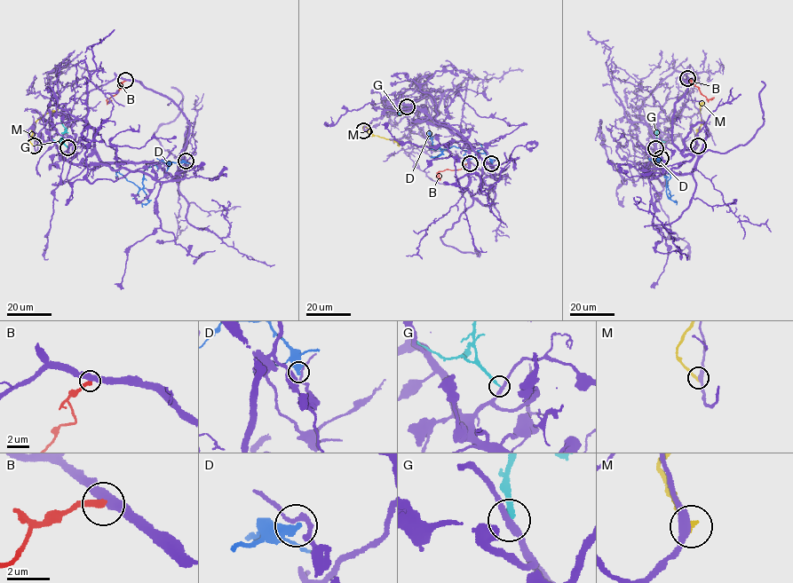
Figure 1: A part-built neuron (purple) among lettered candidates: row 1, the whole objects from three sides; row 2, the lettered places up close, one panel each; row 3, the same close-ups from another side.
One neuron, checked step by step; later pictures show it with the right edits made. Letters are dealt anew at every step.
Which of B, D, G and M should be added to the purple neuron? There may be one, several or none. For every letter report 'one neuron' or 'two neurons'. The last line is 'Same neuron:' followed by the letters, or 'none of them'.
B: two neurons
D: two neurons
G: two neurons
M: two neurons
Same neuron: none of them

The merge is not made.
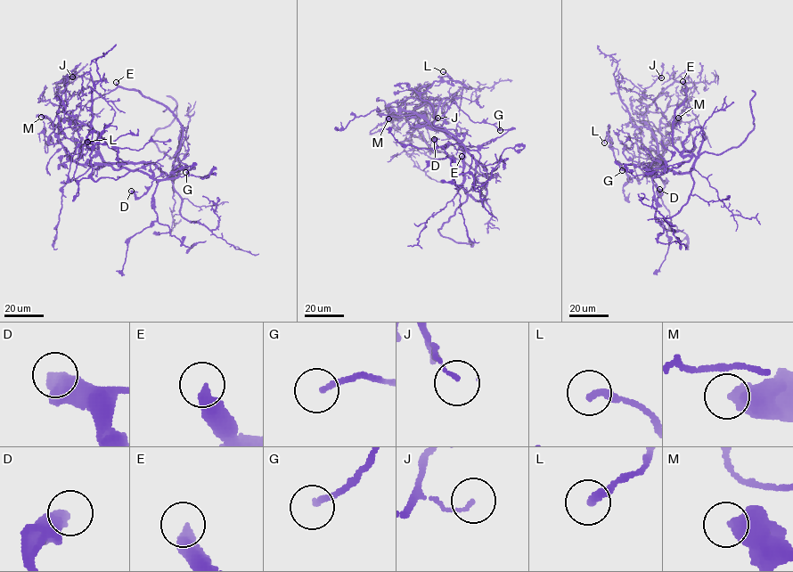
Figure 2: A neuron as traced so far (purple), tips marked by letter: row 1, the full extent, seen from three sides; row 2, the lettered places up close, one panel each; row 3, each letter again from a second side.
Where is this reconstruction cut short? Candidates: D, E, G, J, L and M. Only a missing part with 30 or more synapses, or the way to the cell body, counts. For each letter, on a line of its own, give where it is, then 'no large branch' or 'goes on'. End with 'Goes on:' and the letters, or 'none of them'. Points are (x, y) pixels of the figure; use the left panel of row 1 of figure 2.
D: place (131, 191); no large branch
E: place (116, 82); goes on
G: place (185, 172); no large branch
J: place (72, 77); no large branch
L: place (87, 142); no large branch
M: place (41, 117); no large branch
Goes on: E

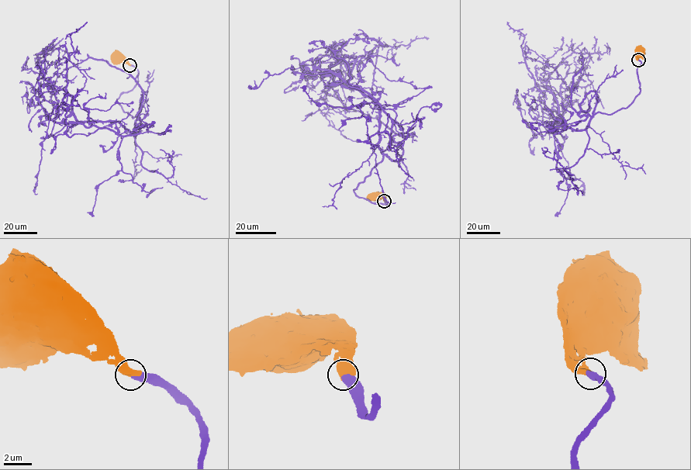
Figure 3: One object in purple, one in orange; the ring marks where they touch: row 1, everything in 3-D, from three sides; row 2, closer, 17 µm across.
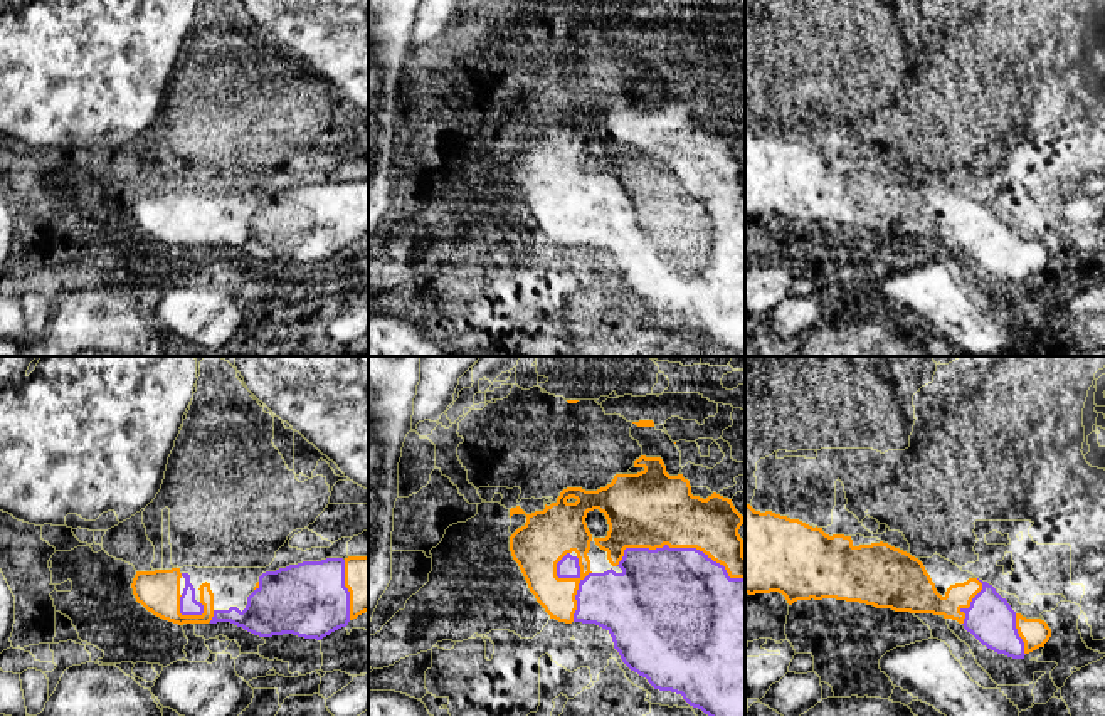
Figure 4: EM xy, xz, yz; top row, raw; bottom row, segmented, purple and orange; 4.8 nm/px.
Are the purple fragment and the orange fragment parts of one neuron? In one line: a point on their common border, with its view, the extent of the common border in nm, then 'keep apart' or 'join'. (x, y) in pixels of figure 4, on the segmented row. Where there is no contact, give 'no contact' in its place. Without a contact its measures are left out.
xz (678, 548) | 600 nm | join

